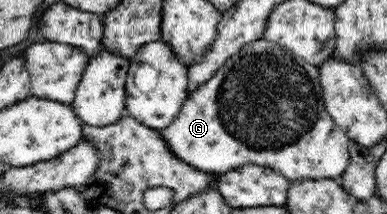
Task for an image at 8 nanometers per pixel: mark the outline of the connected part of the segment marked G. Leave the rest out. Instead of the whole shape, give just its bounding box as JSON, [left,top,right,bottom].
[161,38,351,181]

